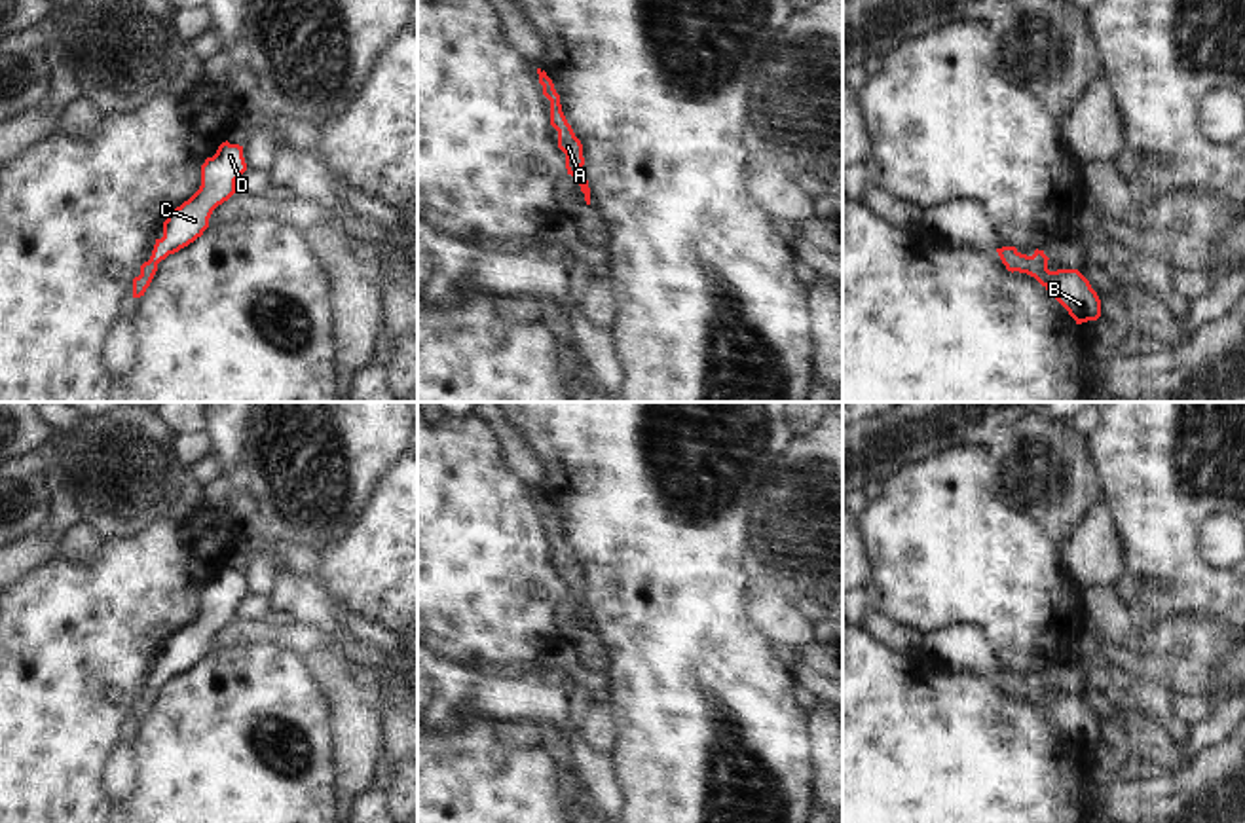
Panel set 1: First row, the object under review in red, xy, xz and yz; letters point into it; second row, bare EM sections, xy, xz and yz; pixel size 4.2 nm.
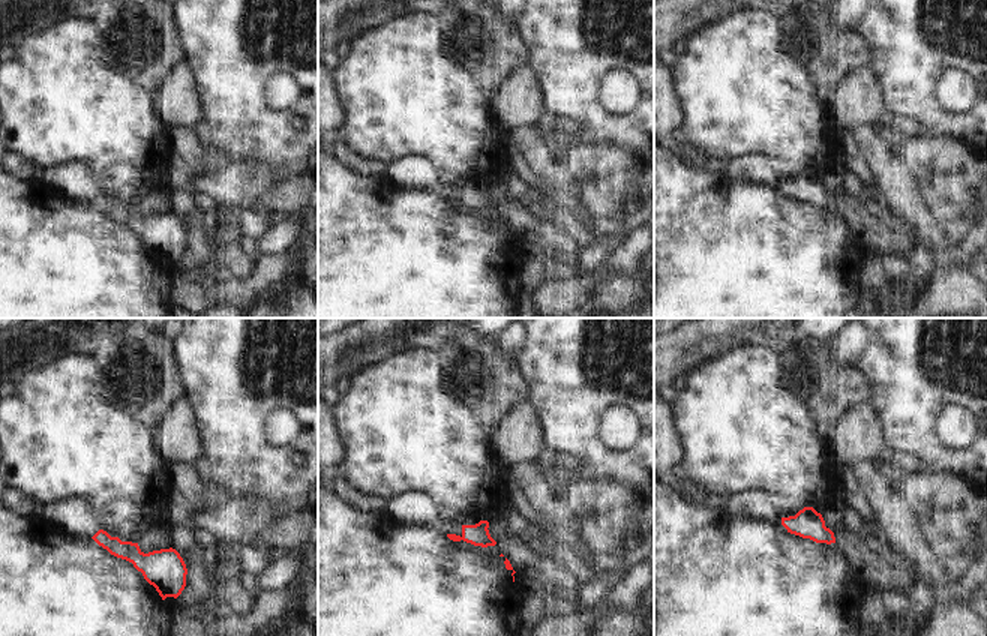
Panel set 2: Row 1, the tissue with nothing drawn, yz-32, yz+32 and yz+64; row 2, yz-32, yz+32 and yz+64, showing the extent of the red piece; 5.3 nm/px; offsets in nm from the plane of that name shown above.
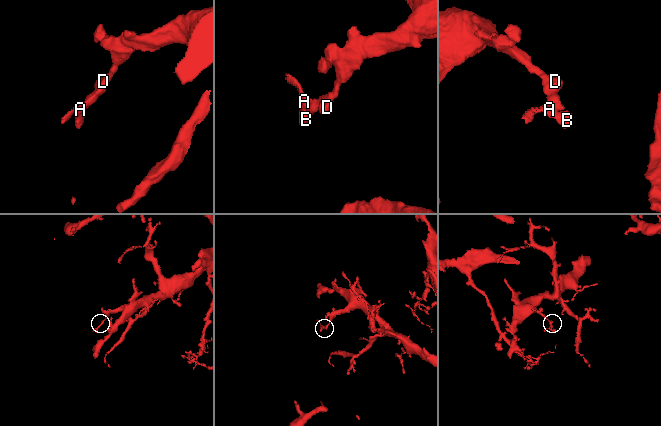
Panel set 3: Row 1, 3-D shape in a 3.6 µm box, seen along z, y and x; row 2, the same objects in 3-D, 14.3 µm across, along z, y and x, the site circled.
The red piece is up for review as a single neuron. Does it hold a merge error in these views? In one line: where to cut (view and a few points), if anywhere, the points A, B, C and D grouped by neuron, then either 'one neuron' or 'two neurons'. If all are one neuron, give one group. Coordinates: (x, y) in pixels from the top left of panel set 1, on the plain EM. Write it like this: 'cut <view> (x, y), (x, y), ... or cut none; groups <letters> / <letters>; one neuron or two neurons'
cut none; groups A B C D; one neuron

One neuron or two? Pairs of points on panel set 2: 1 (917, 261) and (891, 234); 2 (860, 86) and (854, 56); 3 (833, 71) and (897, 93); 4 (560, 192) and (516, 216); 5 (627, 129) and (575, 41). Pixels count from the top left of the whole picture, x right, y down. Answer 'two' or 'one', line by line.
1: two
2: two
3: two
4: two
5: one

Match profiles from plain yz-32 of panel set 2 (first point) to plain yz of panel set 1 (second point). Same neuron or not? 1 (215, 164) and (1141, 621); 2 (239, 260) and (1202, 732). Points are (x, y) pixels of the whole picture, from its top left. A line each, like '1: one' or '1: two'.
1: one
2: two

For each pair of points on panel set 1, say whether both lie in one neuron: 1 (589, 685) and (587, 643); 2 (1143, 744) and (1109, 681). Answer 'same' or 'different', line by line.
1: same
2: same

